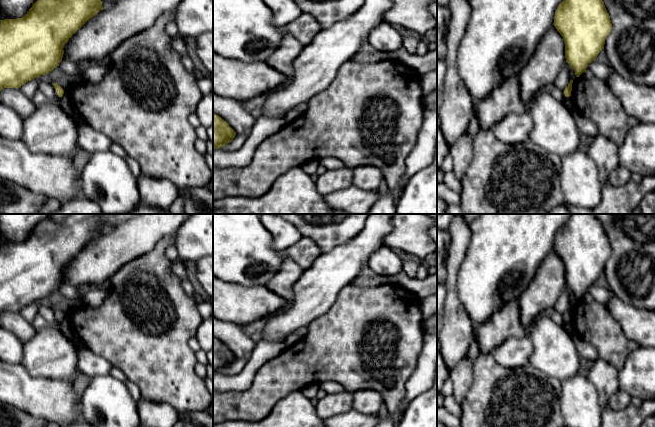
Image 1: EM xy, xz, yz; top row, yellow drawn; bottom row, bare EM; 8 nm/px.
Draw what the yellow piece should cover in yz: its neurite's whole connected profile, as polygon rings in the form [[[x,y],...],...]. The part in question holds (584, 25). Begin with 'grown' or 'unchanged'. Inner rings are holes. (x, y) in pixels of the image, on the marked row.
unchanged; [[[564,0],[557,7],[553,25],[563,37],[566,62],[576,77],[595,61],[612,29],[603,0]]]

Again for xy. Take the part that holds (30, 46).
unchanged; [[[37,0],[23,17],[0,20],[0,91],[4,88],[19,89],[24,83],[41,75],[48,74],[55,67],[59,66],[64,54],[64,45],[90,18],[104,9],[102,3],[101,0]]]

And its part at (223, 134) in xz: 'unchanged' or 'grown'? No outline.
unchanged

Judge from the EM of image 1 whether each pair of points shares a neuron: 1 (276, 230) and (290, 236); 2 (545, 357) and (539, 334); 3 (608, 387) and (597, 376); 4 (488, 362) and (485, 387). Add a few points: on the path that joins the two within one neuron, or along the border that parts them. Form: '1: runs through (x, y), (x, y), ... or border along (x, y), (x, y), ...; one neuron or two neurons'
1: runs through (279, 230), (287, 234); one neuron
2: runs through (545, 351), (545, 340); one neuron
3: runs through (605, 384), (600, 379); one neuron
4: runs through (487, 368), (487, 381); one neuron

